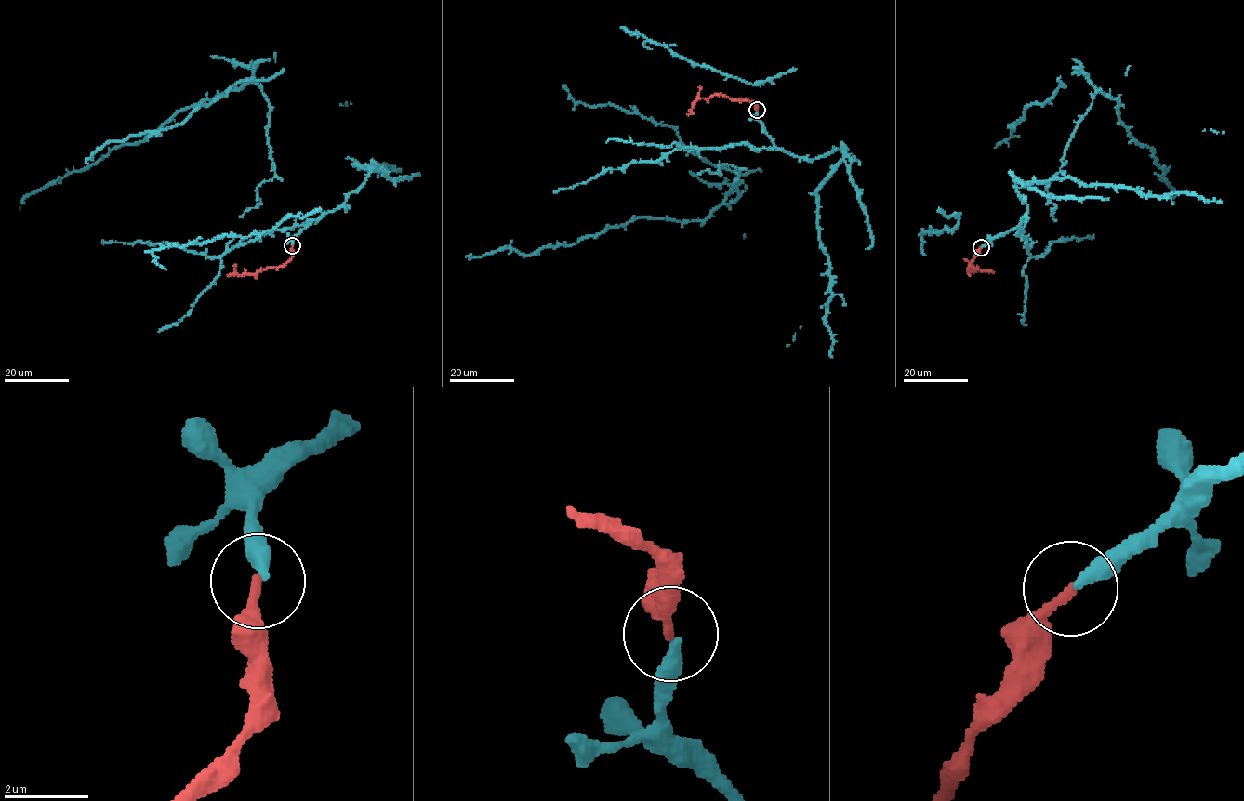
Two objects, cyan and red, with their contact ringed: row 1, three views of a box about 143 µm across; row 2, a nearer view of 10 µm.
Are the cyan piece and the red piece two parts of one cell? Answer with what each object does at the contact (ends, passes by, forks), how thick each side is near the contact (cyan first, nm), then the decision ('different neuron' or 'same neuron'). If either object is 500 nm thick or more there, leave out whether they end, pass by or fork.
cyan ends; red ends; calibres 360 and 220 nm; same neuron

